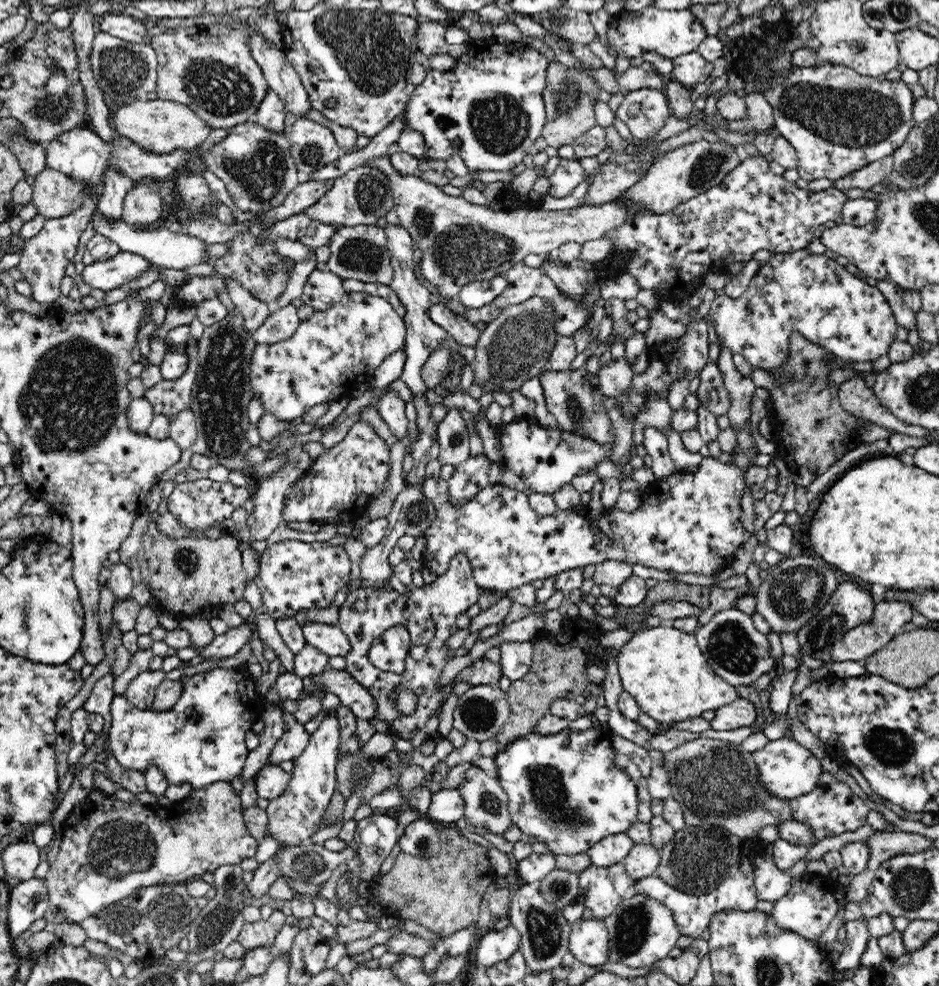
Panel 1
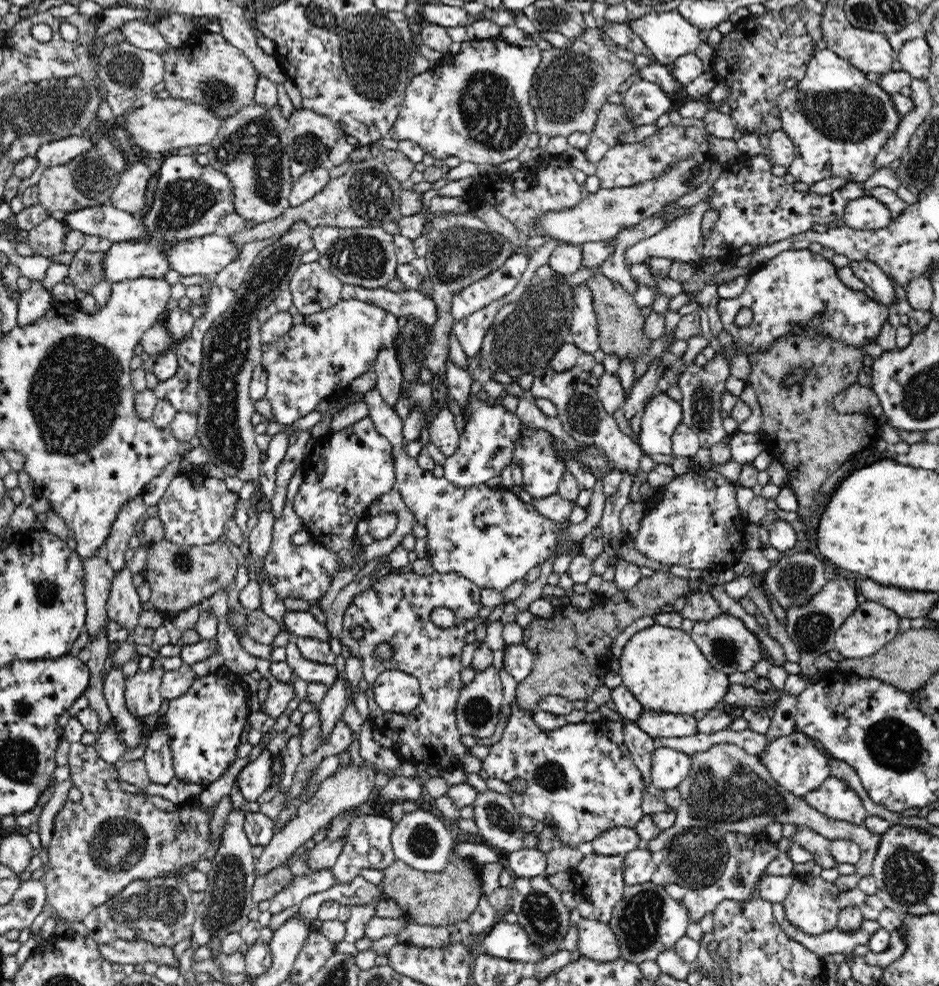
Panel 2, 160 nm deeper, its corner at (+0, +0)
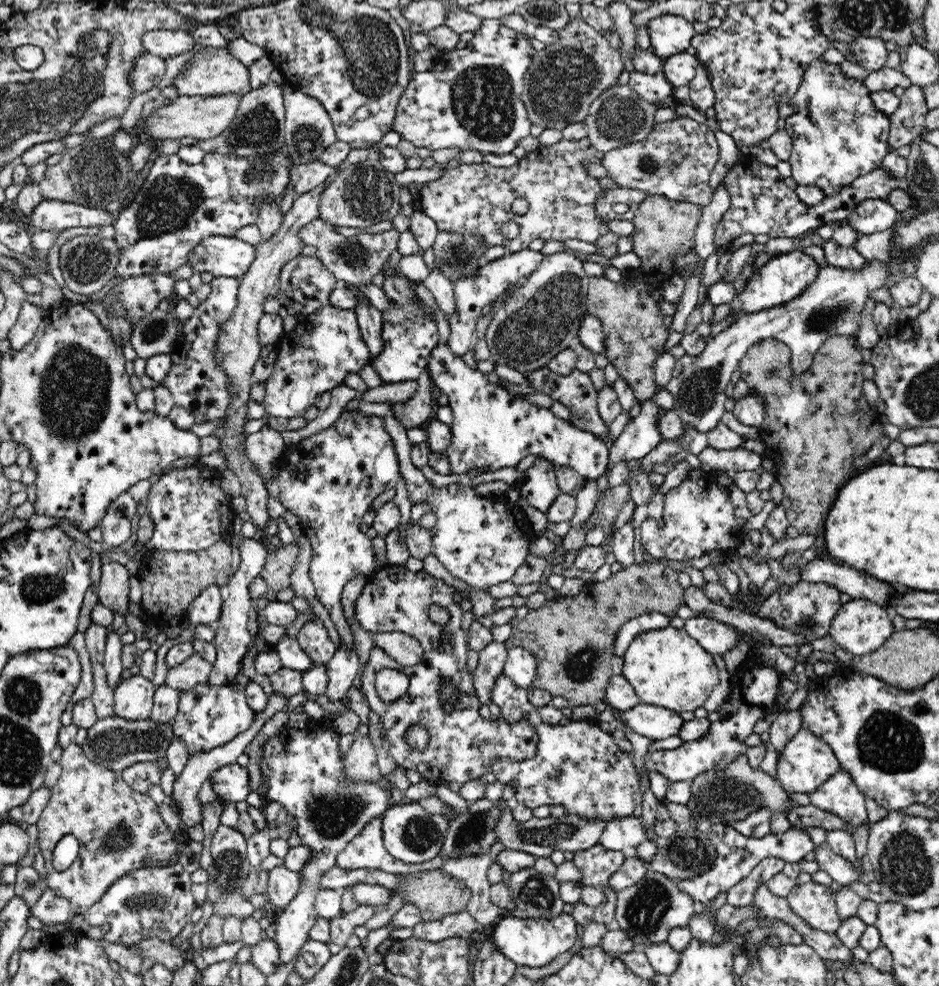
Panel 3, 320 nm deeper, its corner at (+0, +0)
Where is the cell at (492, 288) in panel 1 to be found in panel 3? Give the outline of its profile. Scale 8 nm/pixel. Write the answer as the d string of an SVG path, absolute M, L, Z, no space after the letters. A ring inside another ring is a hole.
M525 249L512 254L504 254L502 257L494 259L480 268L476 268L472 274L466 274L454 282L454 292L456 301L456 312L449 315L450 337L446 342L452 352L462 356L474 345L476 336L476 320L481 316L480 310L486 304L492 304L496 296L500 296L510 284L515 284L518 278L528 277L532 274L542 259L545 257L541 252Z

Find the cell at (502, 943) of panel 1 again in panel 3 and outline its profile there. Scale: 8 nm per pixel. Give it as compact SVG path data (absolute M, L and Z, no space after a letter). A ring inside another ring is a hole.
M560 912L552 918L517 918L504 917L496 921L488 930L492 934L496 948L517 965L526 965L532 968L550 964L559 954L571 950L580 940L581 931L575 918L568 913Z

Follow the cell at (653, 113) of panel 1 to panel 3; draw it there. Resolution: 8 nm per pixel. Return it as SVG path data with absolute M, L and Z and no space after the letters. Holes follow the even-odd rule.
M634 69L630 71L628 84L640 97L646 98L646 101L660 105L660 107L667 106L667 98L672 94L673 86L662 72L648 74Z

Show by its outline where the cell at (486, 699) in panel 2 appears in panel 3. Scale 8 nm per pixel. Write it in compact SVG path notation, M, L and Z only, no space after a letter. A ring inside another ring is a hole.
M488 642L487 646L479 651L478 666L473 673L473 686L480 704L490 701L490 690L494 686L494 680L503 672L504 664L508 658L511 647L507 642Z

